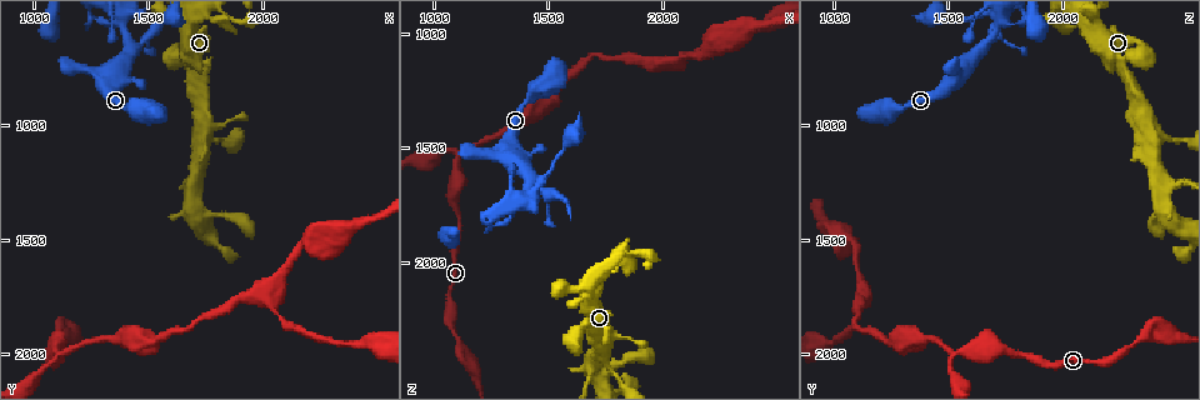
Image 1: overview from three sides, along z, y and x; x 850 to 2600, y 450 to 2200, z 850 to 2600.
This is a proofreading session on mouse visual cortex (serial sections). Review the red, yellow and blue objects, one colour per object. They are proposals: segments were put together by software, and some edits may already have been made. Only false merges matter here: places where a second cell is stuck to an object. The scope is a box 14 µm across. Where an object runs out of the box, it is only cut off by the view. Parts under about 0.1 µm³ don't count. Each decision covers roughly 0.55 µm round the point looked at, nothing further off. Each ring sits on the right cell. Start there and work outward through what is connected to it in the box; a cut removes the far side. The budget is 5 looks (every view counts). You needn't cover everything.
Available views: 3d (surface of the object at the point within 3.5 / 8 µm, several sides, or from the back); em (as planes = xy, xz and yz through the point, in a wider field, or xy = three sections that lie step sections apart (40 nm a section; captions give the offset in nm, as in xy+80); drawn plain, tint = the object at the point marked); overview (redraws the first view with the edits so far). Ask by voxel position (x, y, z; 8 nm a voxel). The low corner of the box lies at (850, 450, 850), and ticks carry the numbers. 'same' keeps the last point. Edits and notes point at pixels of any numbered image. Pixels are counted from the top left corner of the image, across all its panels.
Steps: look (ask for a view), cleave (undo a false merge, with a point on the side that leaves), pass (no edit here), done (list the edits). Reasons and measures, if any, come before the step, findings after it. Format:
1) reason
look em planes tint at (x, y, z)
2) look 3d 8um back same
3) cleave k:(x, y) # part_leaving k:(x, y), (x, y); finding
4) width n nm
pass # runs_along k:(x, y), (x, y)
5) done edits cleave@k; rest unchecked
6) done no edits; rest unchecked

three arms meet
look 3d 3.5um back at (1110, 2000, 1530)

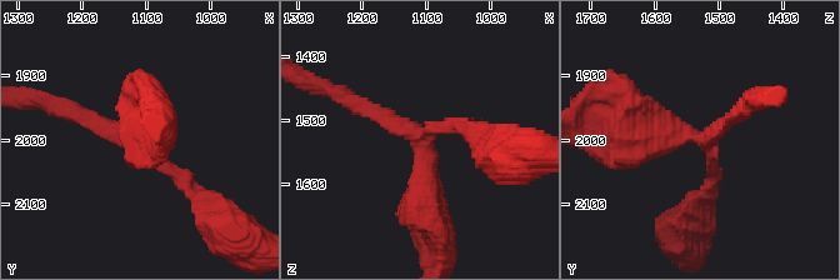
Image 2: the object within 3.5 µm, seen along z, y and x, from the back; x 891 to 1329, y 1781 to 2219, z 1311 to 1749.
need the tissue
look em xy step 1 tint at (1110, 2000, 1530)

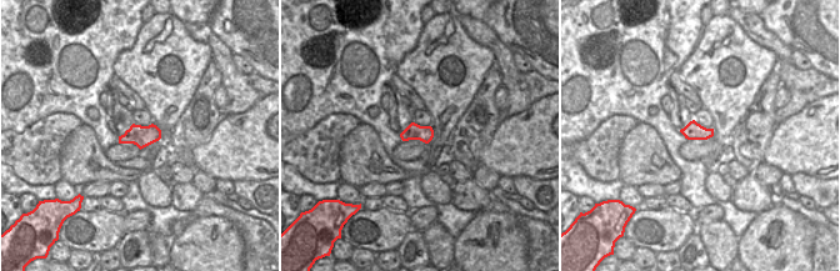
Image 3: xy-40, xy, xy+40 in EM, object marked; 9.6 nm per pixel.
arm_widths 200, 200, 500 nm
pass # runs_along 2:(430, 218), (423, 141), (350, 103); continuous, no second cell

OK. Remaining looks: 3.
small branch off a trunk
look 3d 3.5um at (1700, 1260, 2460)

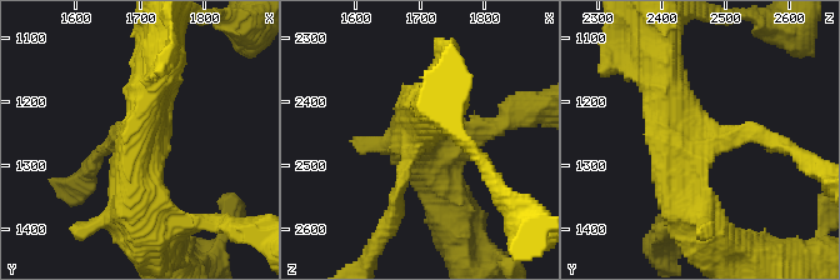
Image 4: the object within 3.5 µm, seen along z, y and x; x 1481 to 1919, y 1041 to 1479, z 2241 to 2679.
arms 3; arm_widths 200, 500, 600 nm; shape alone is not enough
look em xy step 3 tint at (1695, 1270, 2470)

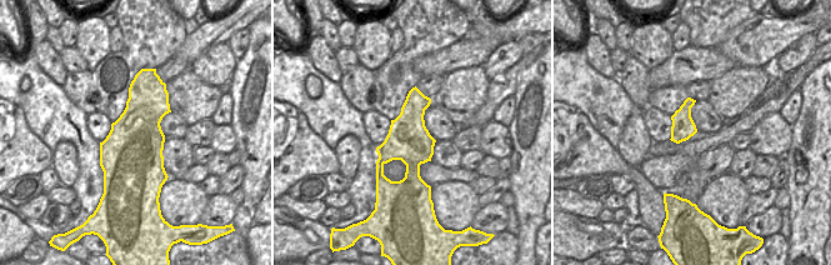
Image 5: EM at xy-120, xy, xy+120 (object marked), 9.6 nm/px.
pass # runs_along 4:(660, 76), (708, 234); continuous, no second cell

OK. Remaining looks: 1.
done no edits; rest unchecked

